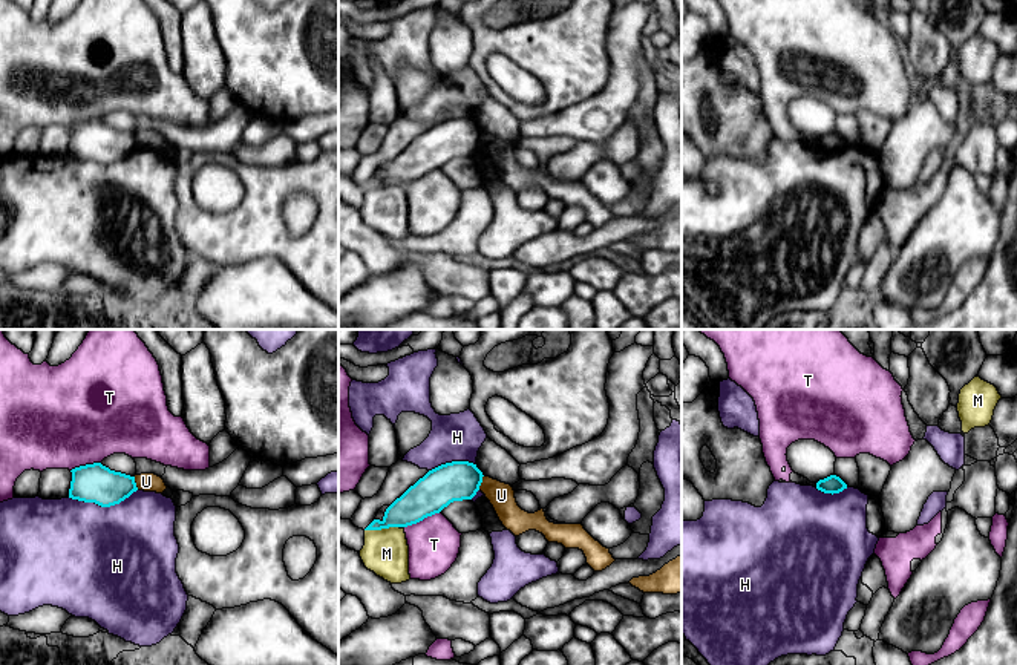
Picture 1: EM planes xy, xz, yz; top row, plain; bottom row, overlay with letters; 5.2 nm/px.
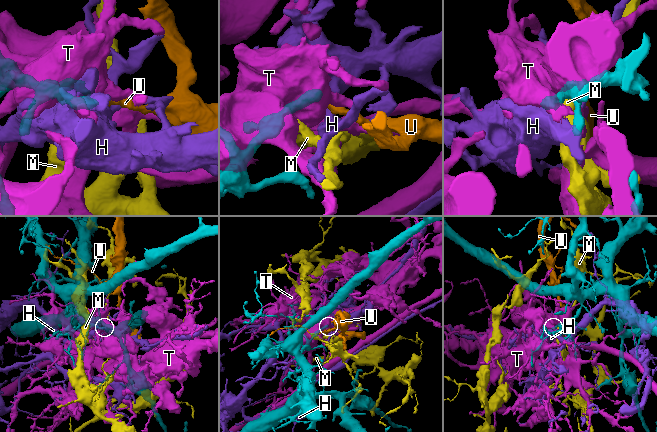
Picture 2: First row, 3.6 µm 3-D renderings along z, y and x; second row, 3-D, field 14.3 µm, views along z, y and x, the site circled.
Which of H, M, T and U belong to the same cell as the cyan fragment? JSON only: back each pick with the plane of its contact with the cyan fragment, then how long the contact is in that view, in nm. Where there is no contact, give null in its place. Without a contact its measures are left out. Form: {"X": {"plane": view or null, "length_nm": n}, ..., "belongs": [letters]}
{"belongs": []}

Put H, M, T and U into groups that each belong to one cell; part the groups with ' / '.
H / M / T / U

